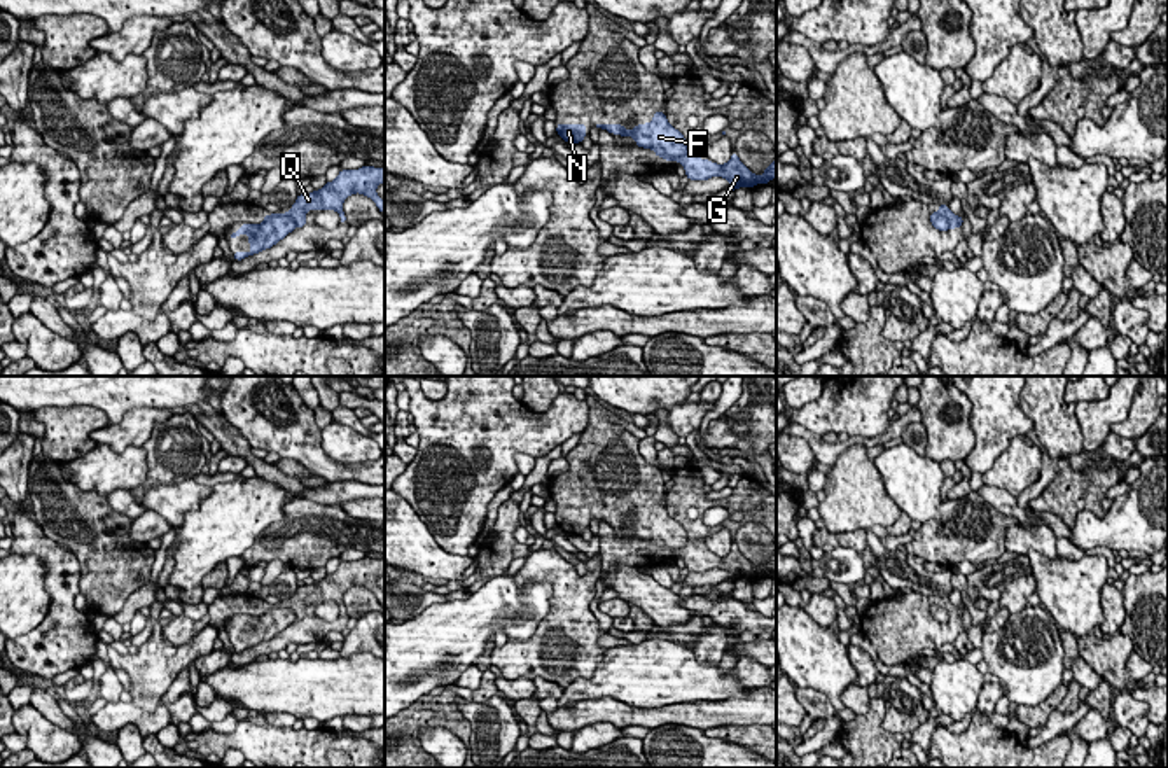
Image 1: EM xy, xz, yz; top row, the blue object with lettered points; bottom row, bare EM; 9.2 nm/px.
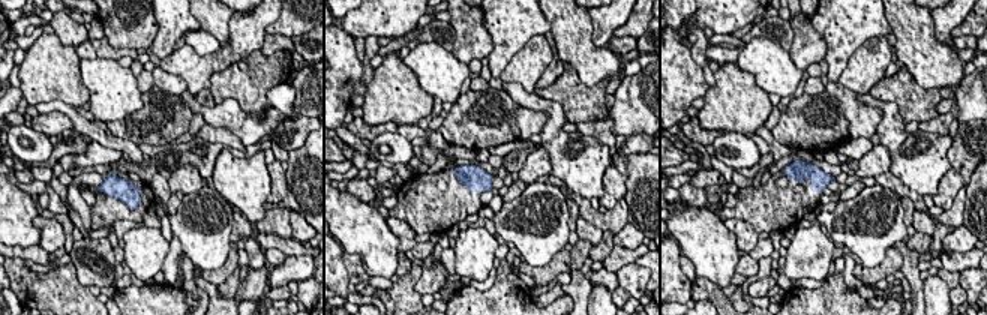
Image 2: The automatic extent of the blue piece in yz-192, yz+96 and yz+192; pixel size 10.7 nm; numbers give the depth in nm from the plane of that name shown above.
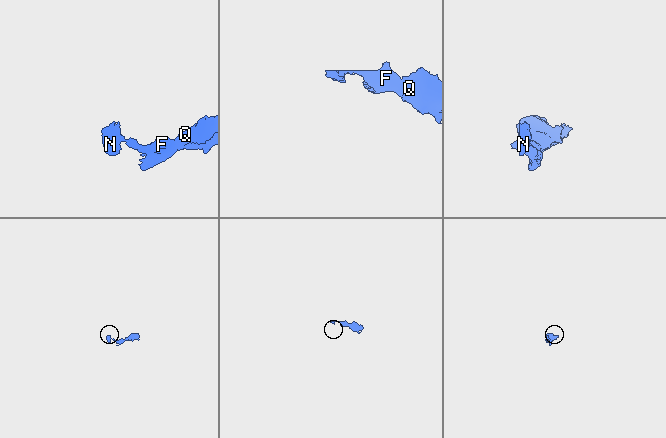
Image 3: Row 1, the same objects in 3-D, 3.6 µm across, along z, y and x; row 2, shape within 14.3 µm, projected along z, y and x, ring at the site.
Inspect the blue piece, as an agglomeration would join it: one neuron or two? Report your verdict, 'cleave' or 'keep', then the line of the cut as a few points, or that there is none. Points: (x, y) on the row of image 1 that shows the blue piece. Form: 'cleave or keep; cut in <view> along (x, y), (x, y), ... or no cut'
cleave; cut in yz along (938, 212), (950, 226)

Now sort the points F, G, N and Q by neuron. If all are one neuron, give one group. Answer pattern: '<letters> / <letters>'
F N / G Q

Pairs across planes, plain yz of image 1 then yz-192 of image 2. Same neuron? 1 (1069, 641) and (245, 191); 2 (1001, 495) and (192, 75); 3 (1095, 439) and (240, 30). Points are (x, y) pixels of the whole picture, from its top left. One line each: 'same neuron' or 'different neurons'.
1: different neurons
2: different neurons
3: same neuron

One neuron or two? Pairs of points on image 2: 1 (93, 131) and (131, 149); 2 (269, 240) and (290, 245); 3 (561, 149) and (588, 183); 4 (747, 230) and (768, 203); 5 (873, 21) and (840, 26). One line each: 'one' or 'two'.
1: one
2: one
3: one
4: two
5: one

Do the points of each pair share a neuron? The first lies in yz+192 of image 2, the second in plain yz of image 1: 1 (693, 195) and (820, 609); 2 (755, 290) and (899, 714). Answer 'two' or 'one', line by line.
1: one
2: one

